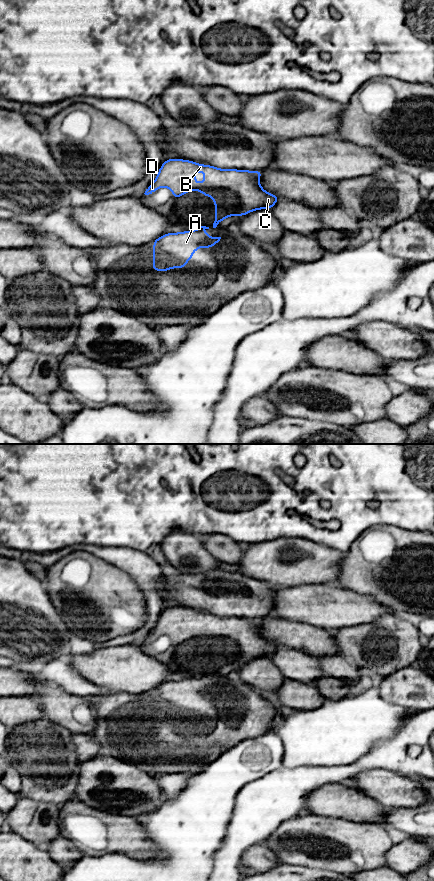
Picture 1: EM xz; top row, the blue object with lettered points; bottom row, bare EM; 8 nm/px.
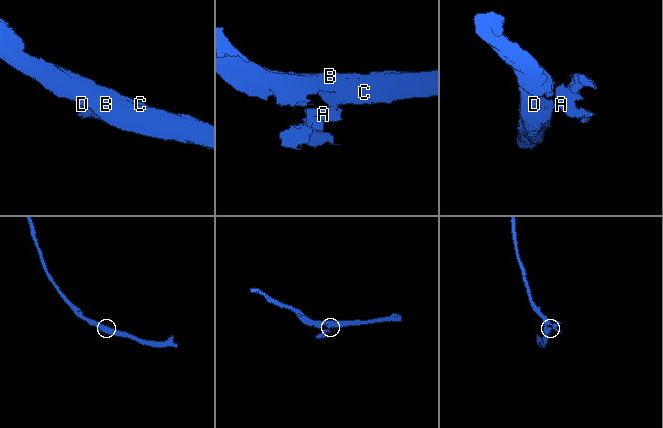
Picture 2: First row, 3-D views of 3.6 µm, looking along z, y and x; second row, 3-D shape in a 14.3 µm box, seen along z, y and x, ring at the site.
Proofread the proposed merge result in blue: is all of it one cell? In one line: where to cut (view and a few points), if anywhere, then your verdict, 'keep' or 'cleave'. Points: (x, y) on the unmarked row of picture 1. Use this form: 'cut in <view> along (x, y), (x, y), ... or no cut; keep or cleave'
cut in xz along (204, 676), (197, 678); cleave

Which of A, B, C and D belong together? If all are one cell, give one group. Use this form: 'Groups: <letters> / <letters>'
Groups: A / B C D

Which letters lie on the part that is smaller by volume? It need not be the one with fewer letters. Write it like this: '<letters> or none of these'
A

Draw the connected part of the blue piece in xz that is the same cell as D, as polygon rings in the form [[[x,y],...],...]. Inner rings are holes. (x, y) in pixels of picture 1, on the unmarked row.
[[[166,607],[156,627],[149,633],[145,643],[167,635],[173,647],[198,638],[211,645],[215,652],[213,676],[229,664],[245,664],[260,657],[270,658],[279,648],[273,641],[266,640],[259,627],[262,618],[220,617],[211,613],[198,612],[191,608]],[[196,620],[204,620],[204,628],[198,632]]]

